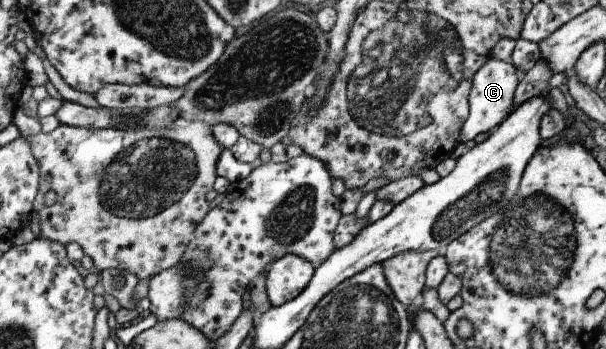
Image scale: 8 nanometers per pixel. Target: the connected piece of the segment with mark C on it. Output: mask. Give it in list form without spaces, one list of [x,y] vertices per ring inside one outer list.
[[[488,57],[488,61],[476,71],[469,94],[469,117],[462,127],[459,141],[466,143],[474,140],[480,133],[488,133],[490,129],[500,126],[510,115],[514,105],[514,95],[521,79],[519,72],[510,62]]]

